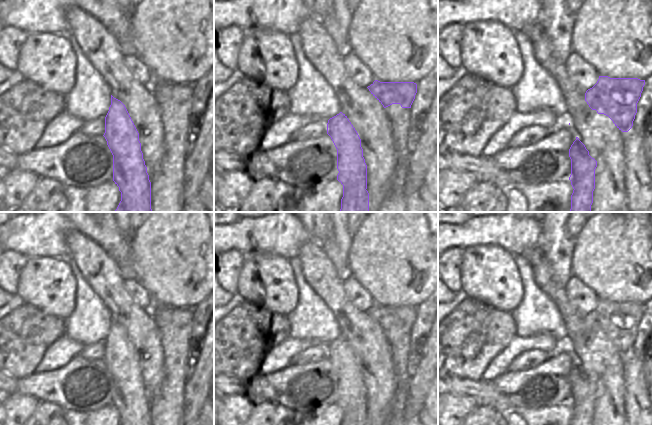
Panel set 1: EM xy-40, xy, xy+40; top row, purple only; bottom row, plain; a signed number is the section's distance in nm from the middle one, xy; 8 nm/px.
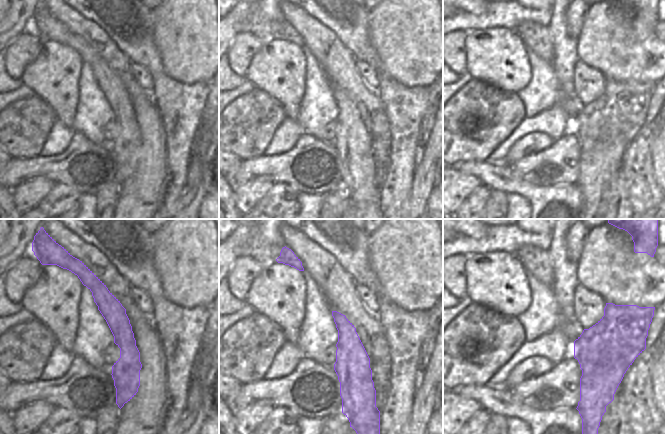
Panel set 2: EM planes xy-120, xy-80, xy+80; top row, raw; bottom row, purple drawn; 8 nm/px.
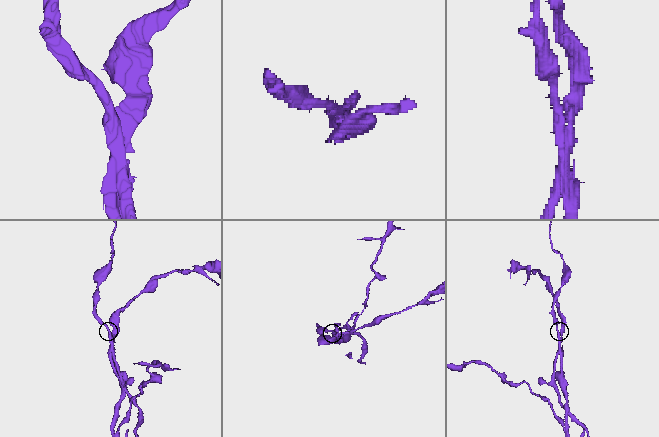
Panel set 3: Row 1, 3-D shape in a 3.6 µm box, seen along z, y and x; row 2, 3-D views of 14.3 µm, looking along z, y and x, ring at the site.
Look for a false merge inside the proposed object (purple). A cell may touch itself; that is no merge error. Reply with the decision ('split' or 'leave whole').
split

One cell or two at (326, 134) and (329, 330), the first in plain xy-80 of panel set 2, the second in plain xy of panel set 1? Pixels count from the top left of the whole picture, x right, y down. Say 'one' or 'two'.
two

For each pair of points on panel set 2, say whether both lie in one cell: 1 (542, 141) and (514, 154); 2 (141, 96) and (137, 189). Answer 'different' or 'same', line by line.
1: same
2: same

